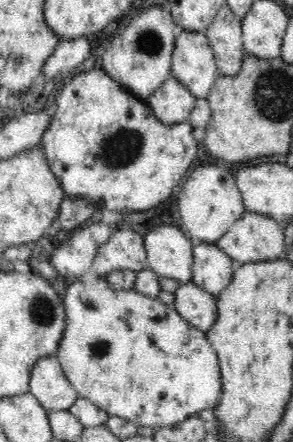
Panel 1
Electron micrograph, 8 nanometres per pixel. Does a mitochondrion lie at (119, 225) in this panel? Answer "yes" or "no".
no

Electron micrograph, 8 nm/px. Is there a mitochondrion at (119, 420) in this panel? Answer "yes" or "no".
no

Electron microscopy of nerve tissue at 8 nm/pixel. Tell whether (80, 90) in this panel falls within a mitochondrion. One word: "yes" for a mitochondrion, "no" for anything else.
no

